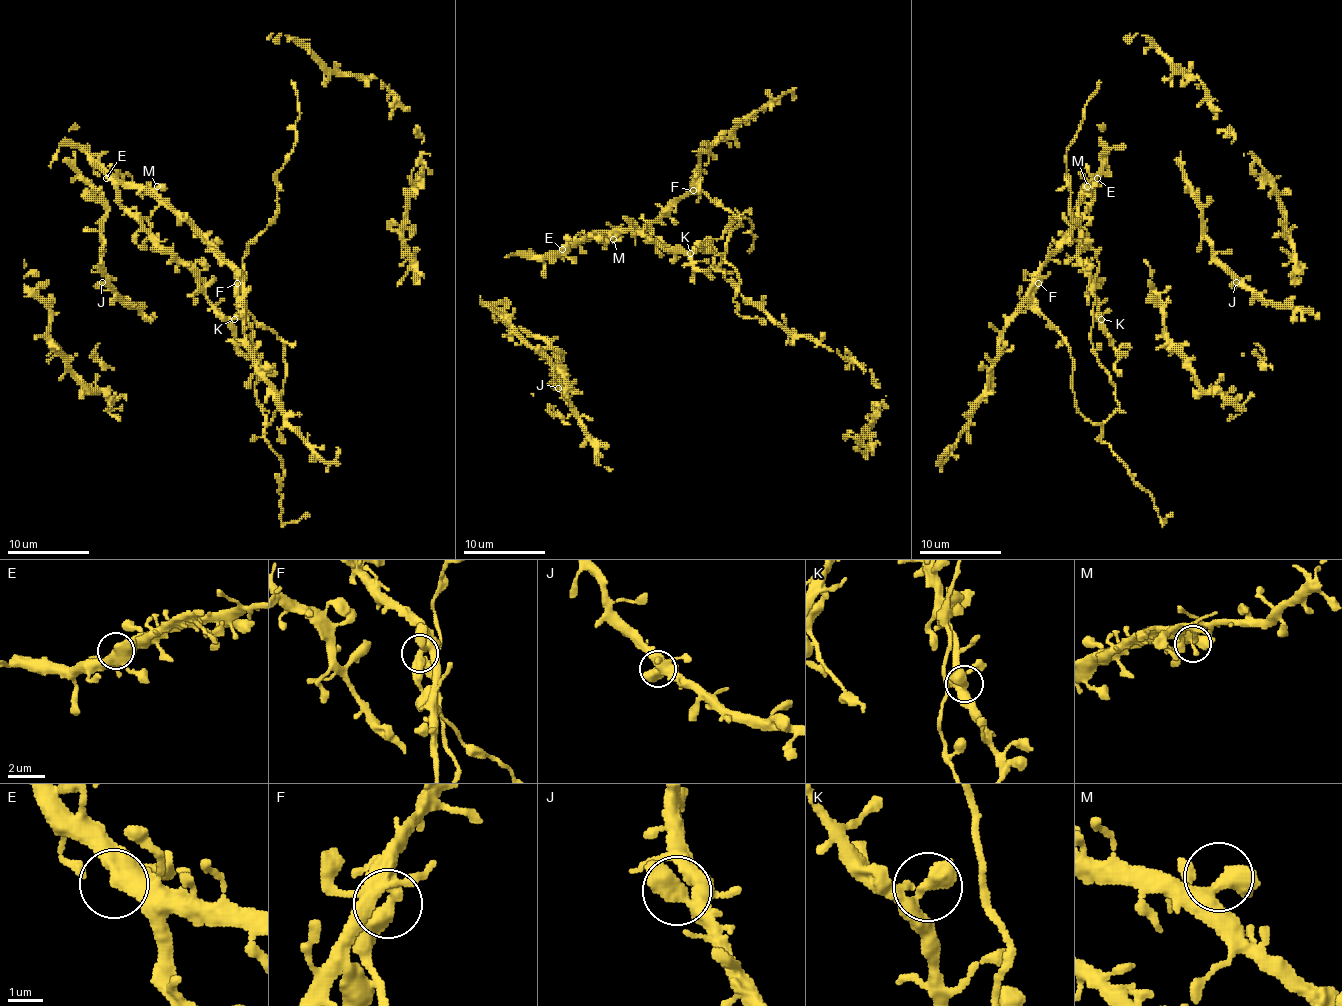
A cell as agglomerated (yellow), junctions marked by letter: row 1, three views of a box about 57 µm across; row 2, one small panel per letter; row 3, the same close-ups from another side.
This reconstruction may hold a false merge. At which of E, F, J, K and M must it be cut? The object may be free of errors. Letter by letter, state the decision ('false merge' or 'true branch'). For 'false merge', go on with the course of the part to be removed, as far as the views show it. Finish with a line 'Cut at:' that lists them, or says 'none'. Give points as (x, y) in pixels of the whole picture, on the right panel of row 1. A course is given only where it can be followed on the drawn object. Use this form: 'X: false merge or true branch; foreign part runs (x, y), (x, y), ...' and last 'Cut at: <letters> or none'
E: true branch
F: false merge; foreign part runs (1038, 282), (1077, 408), (1103, 423), (1119, 406), (1091, 341), (1099, 266), (1066, 172), (1099, 80)
J: true branch
K: true branch
M: true branch
Cut at: F

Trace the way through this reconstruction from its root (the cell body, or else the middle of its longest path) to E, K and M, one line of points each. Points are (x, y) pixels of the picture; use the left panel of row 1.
E: (285, 378), (283, 343), (238, 298), (238, 272), (183, 217), (144, 190), (106, 178)
K: (285, 378), (283, 343), (238, 298), (238, 272), (183, 217), (120, 184), (118, 200), (234, 319)
M: (285, 378), (283, 343), (273, 331), (263, 327), (238, 298), (238, 272), (157, 192), (157, 186)

